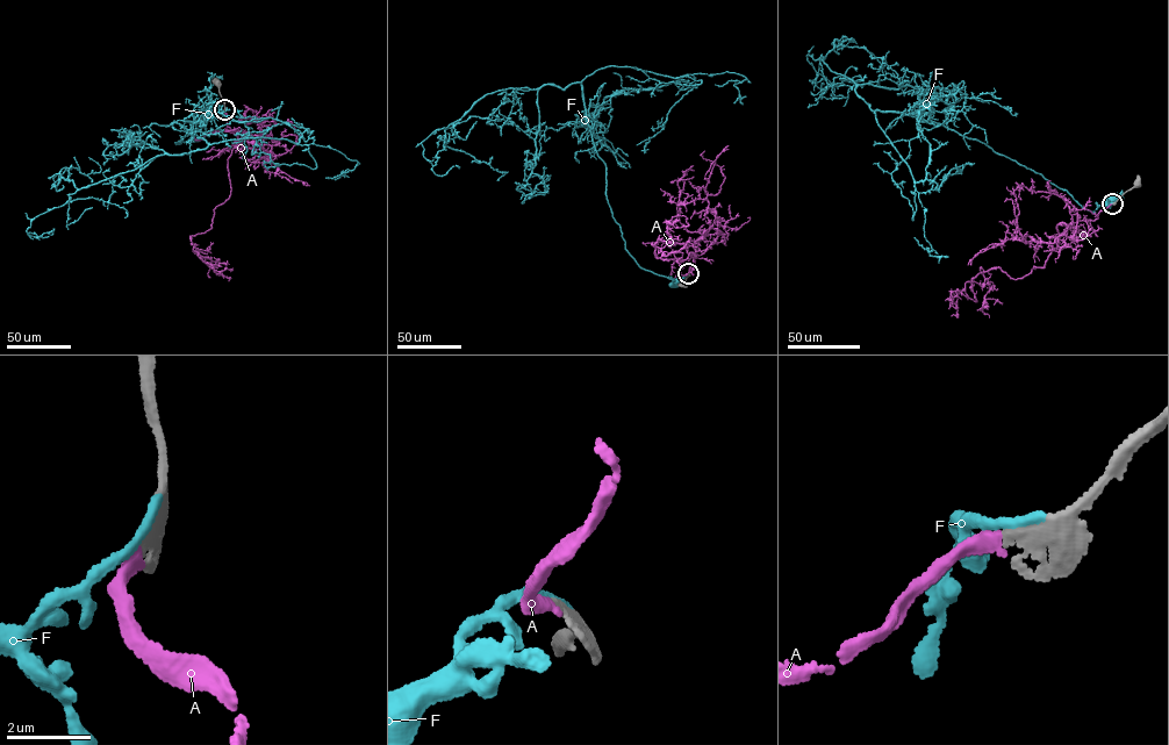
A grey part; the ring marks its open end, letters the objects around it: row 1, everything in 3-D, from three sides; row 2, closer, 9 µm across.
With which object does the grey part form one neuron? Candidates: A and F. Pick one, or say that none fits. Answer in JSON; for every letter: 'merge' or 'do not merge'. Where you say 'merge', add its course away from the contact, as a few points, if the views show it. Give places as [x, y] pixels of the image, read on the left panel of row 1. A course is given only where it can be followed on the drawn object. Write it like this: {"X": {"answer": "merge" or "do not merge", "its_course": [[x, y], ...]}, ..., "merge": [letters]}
{"A": {"answer": "merge", "its_course": [[224, 109], [244, 135], [228, 160], [230, 193], [210, 228], [191, 236], [228, 280]]}, "F": {"answer": "do not merge"}, "merge": ["A"]}

